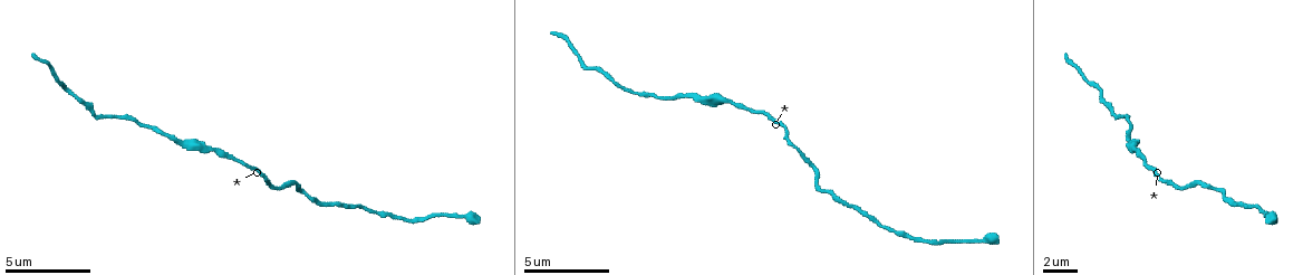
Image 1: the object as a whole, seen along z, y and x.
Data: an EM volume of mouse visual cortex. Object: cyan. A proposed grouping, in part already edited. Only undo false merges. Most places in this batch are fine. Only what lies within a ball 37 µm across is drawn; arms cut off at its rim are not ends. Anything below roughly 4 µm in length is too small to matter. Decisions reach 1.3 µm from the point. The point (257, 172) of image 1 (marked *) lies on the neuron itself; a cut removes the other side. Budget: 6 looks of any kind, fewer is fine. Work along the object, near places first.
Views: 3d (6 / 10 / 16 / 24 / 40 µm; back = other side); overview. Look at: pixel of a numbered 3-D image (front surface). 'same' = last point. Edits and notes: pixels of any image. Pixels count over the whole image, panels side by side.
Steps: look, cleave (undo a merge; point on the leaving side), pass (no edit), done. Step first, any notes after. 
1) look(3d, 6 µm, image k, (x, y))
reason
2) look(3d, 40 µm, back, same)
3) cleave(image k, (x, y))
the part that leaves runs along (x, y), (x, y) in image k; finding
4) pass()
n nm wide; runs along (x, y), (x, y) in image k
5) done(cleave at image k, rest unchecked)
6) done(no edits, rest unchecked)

look(3d, 16 µm, image 1, (179, 142))
calibre changes

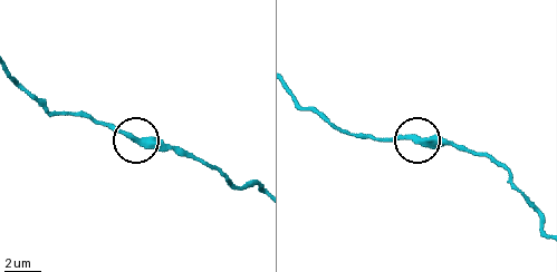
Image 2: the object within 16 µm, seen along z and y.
pass()
runs along (497, 165), (449, 145), (378, 141) in image 2; all the same neuron

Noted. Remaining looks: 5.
look(3d, 6 µm, image 1, (364, 209))
a narrow waist

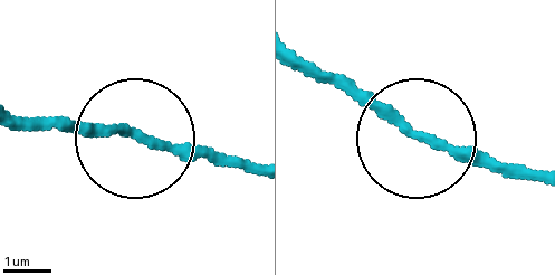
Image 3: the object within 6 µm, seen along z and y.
look(3d, 6 µm, back, image 3, (137, 136))

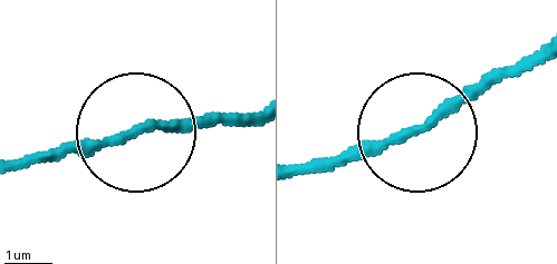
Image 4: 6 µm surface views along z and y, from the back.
pass()
180 nm wide; runs along (538, 48), (467, 84), (406, 136), (298, 164) in image 4; continuous, no second neuron

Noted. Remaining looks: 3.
look(3d, 16 µm, image 1, (1115, 115))
thick turns thin

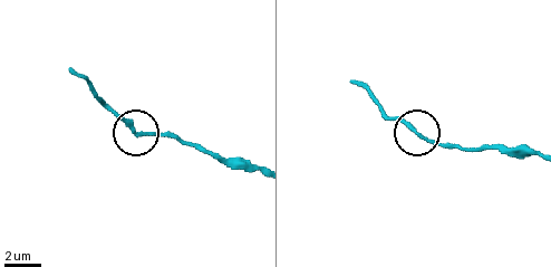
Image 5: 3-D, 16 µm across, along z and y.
look(3d, 16 µm, back, image 5, (139, 132))

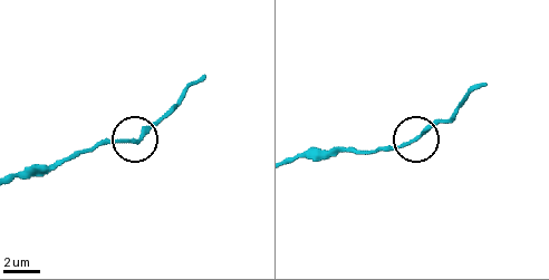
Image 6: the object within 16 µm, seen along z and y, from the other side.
pass()
200 nm wide; runs along (296, 158), (400, 148), (456, 109) in image 6; all the same neuron

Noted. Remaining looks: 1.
done(no edits, rest unchecked)

